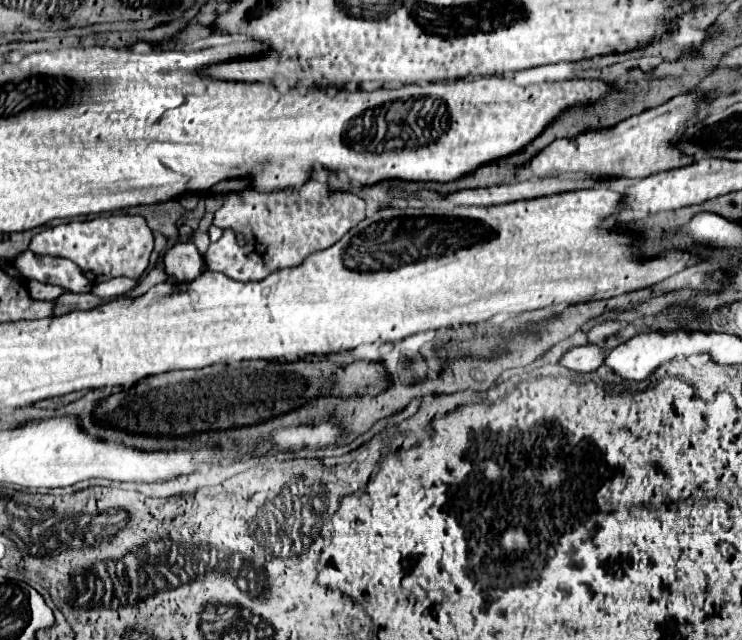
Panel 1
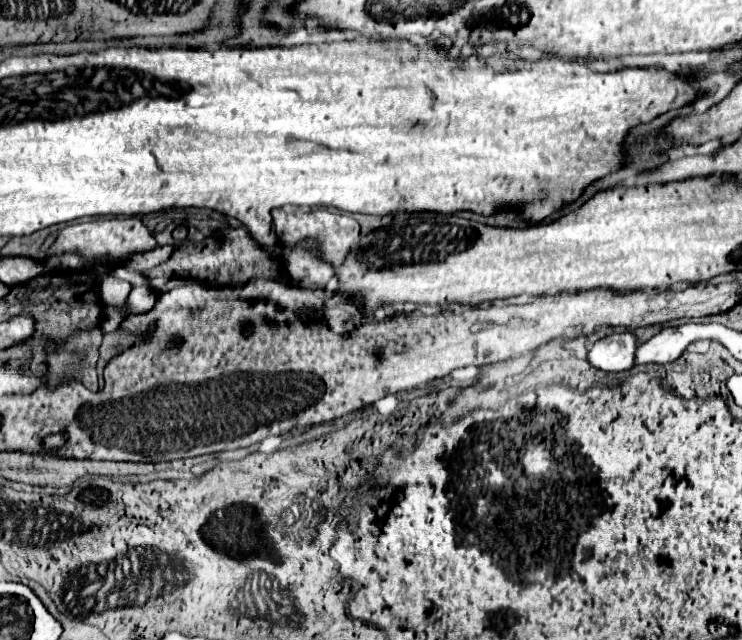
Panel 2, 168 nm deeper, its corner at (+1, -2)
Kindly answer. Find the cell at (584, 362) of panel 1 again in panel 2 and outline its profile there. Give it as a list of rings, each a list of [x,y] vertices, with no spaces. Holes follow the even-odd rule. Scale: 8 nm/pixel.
[[[608,334],[594,342],[588,350],[588,362],[606,372],[622,372],[634,366],[634,350],[638,342],[632,334]]]

